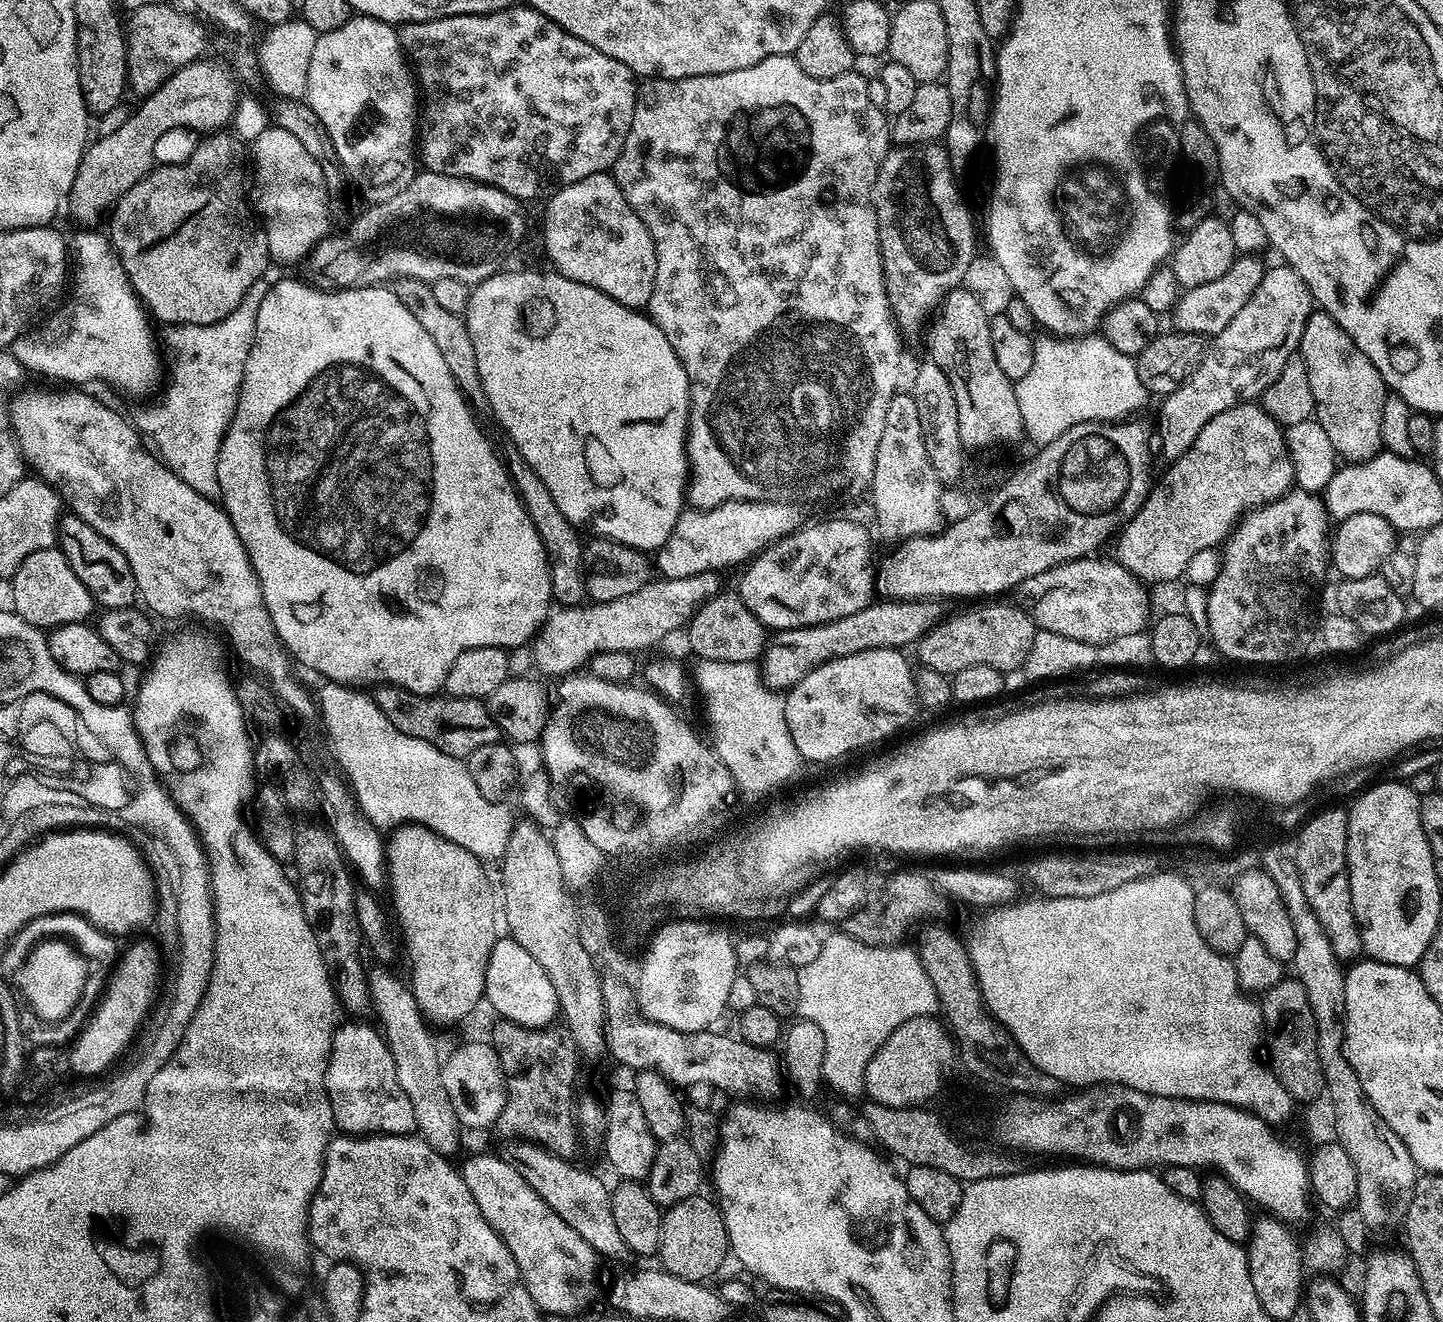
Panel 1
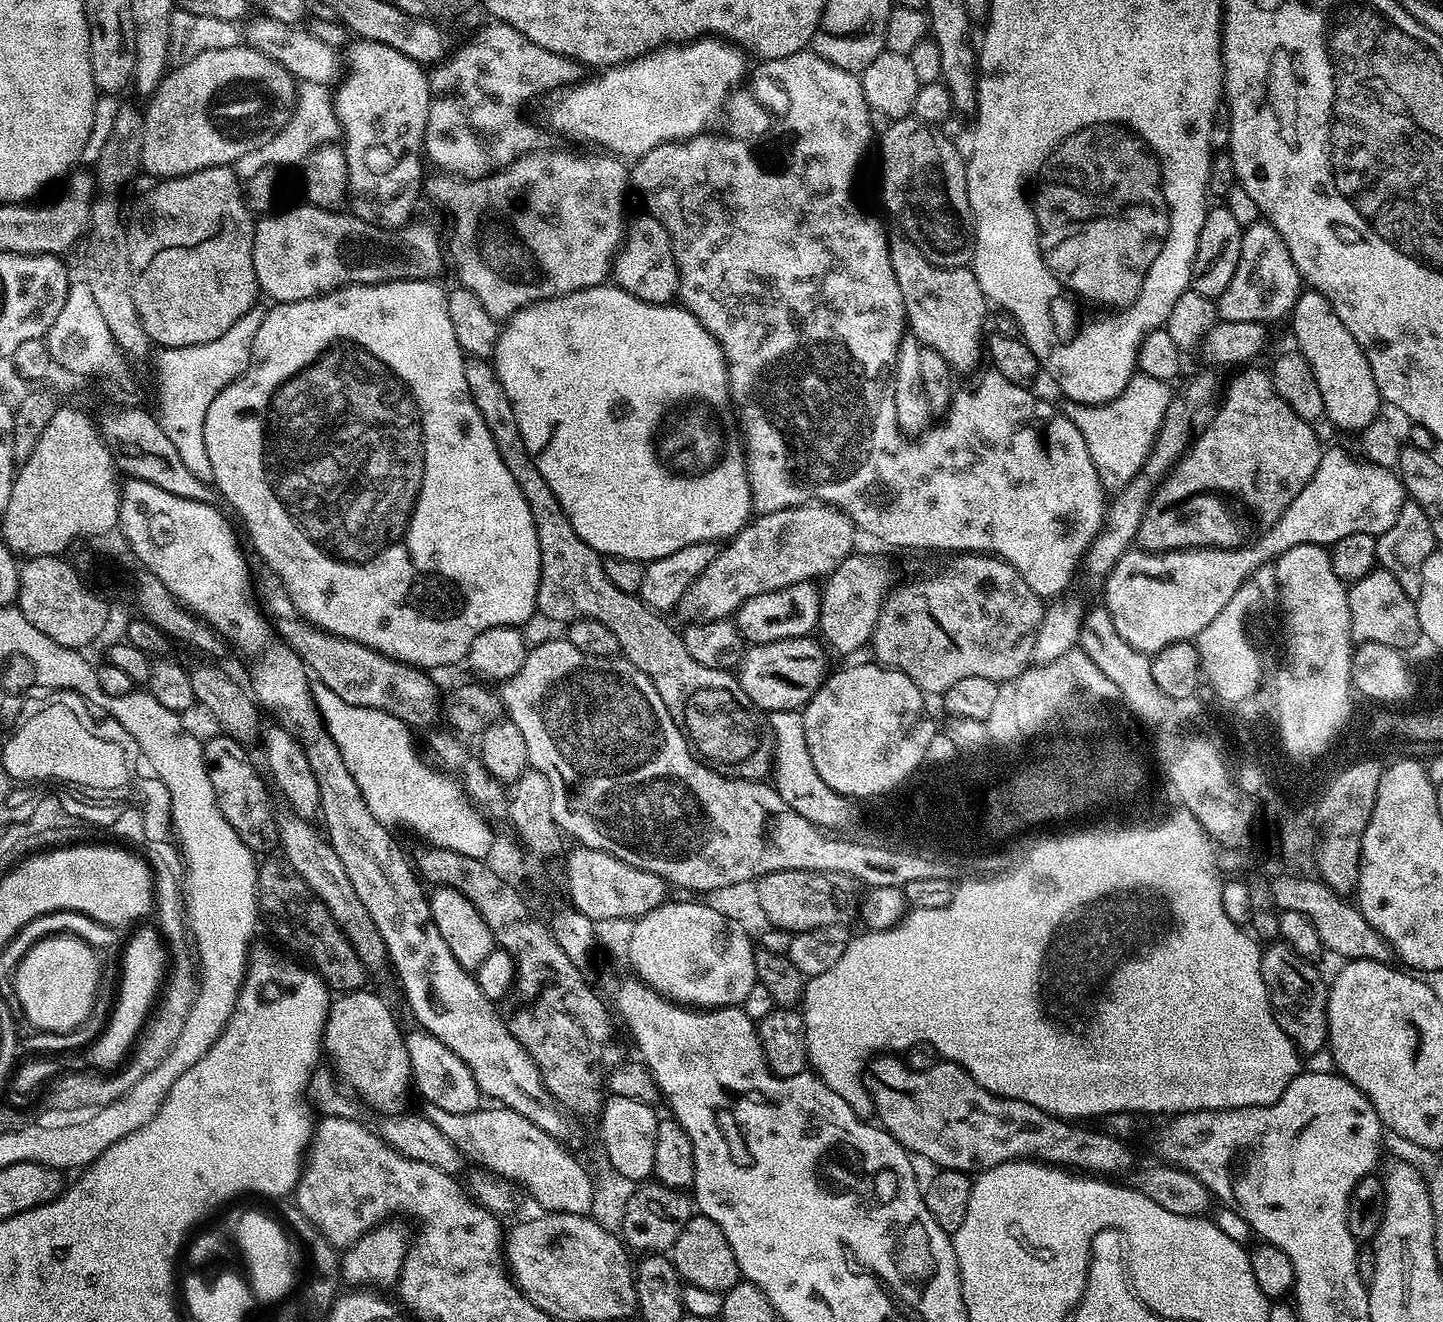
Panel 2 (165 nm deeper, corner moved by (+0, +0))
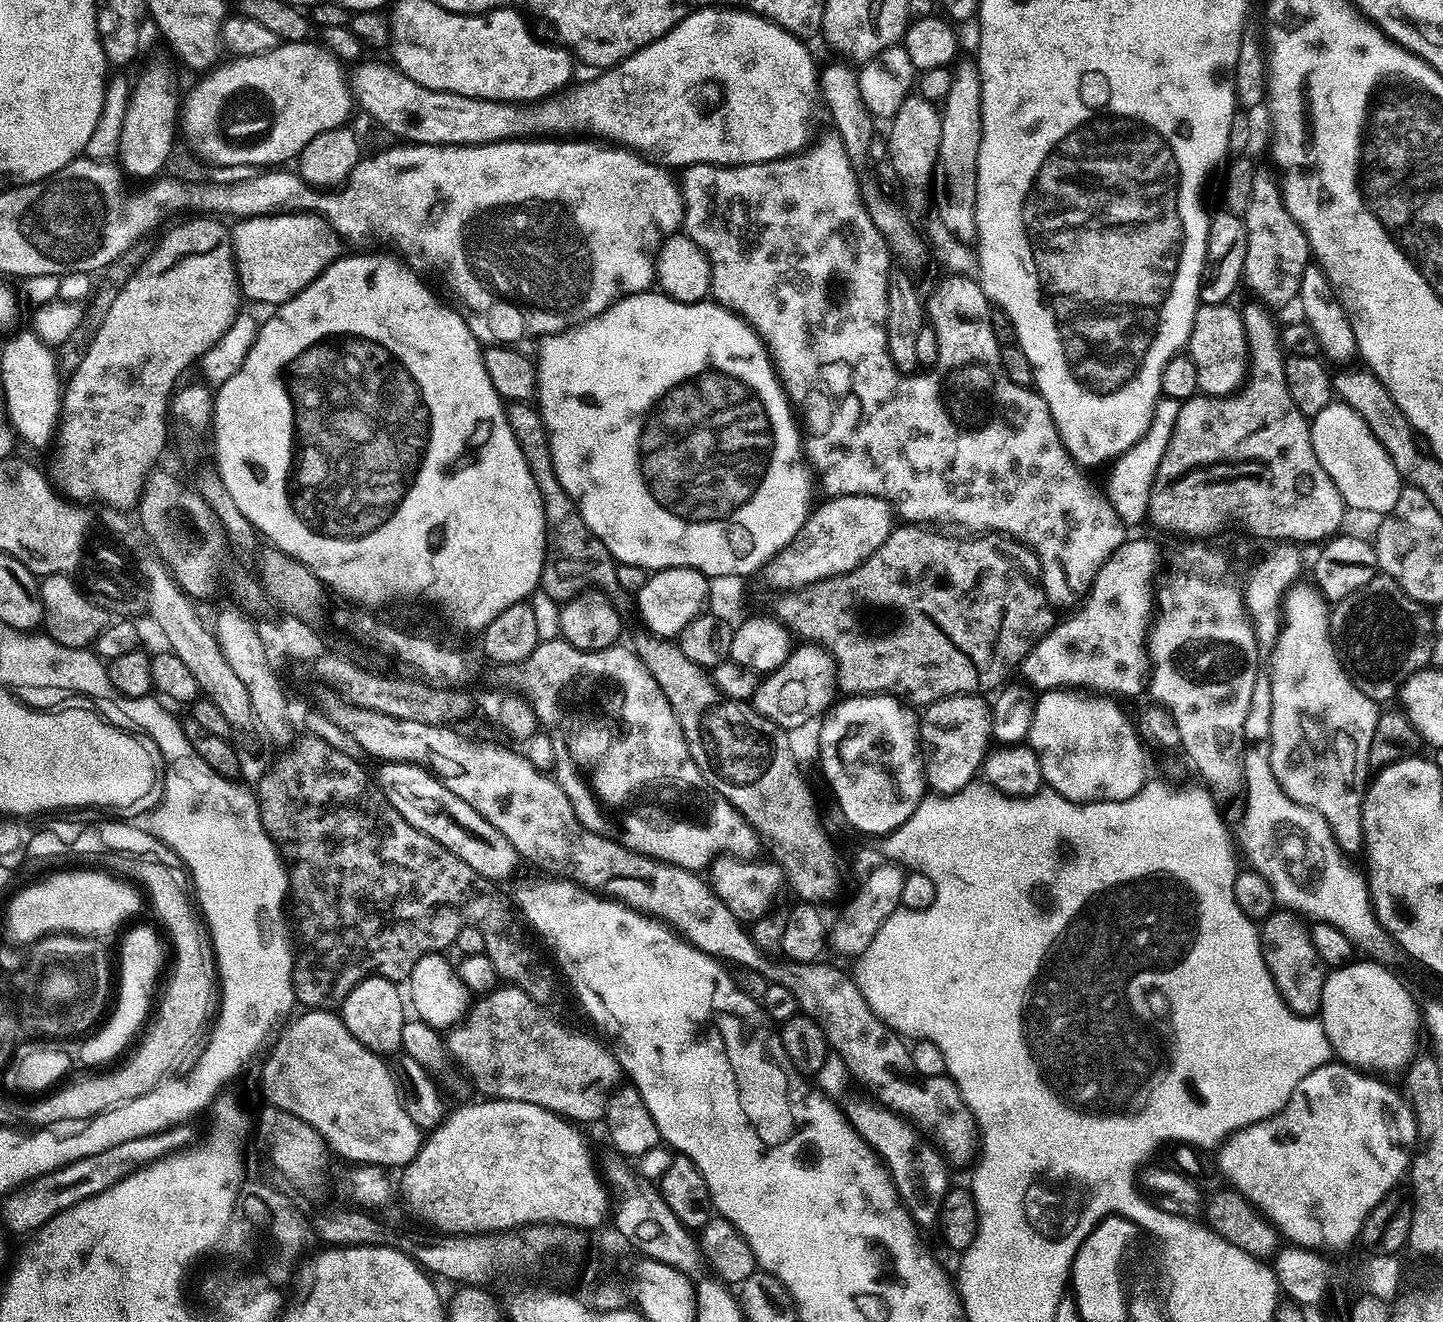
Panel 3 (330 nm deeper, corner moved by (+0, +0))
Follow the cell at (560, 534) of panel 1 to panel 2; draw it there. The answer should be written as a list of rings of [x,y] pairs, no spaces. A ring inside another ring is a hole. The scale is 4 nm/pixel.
[[[469,355],[464,362],[466,370],[466,386],[472,384],[468,391],[478,414],[482,414],[482,422],[486,422],[486,430],[490,430],[490,438],[494,438],[494,446],[498,446],[498,454],[502,454],[502,462],[506,462],[506,470],[510,470],[514,482],[518,482],[518,490],[522,490],[522,498],[526,498],[526,506],[530,506],[530,514],[534,518],[534,530],[538,534],[538,550],[540,551],[540,581],[536,606],[547,618],[558,619],[569,625],[574,620],[593,620],[602,622],[618,638],[619,655],[629,660],[634,667],[642,670],[650,682],[662,694],[662,702],[670,704],[670,696],[676,692],[676,678],[686,668],[700,668],[698,662],[686,650],[686,642],[679,631],[675,632],[659,611],[653,610],[640,599],[639,595],[618,590],[610,578],[606,578],[604,561],[599,552],[578,534],[574,534],[574,526],[570,526],[570,518],[562,510],[554,490],[546,483],[546,478],[538,474],[538,466],[532,461],[526,450],[526,442],[522,442],[522,430],[518,430],[518,418],[514,418],[514,406],[510,406],[510,398],[506,398],[506,390],[502,390],[502,382],[498,382],[495,367],[485,357]]]

